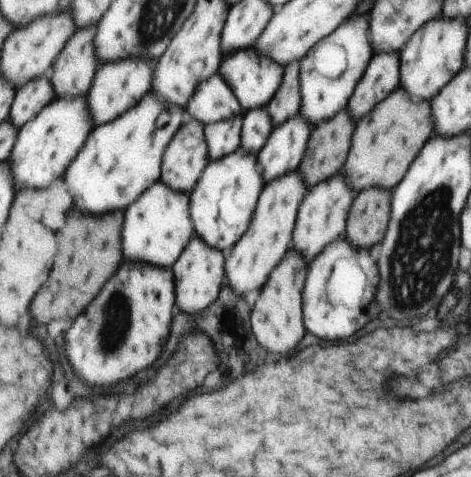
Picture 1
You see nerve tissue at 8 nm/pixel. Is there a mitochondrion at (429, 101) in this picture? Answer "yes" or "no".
no

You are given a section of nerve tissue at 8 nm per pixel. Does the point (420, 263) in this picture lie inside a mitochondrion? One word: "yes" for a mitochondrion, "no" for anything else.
yes

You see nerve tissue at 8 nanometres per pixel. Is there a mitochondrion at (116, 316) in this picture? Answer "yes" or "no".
yes

